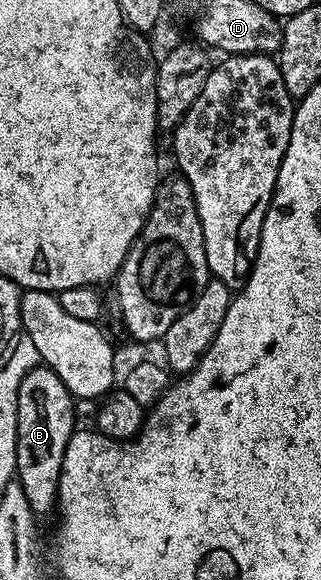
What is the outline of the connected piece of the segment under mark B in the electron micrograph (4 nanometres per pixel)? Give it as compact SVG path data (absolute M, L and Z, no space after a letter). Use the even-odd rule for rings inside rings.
M45 365L33 367L18 390L18 420L16 421L16 481L28 497L35 516L42 517L55 510L58 502L58 482L64 465L68 441L76 430L74 424L76 399L64 381Z

